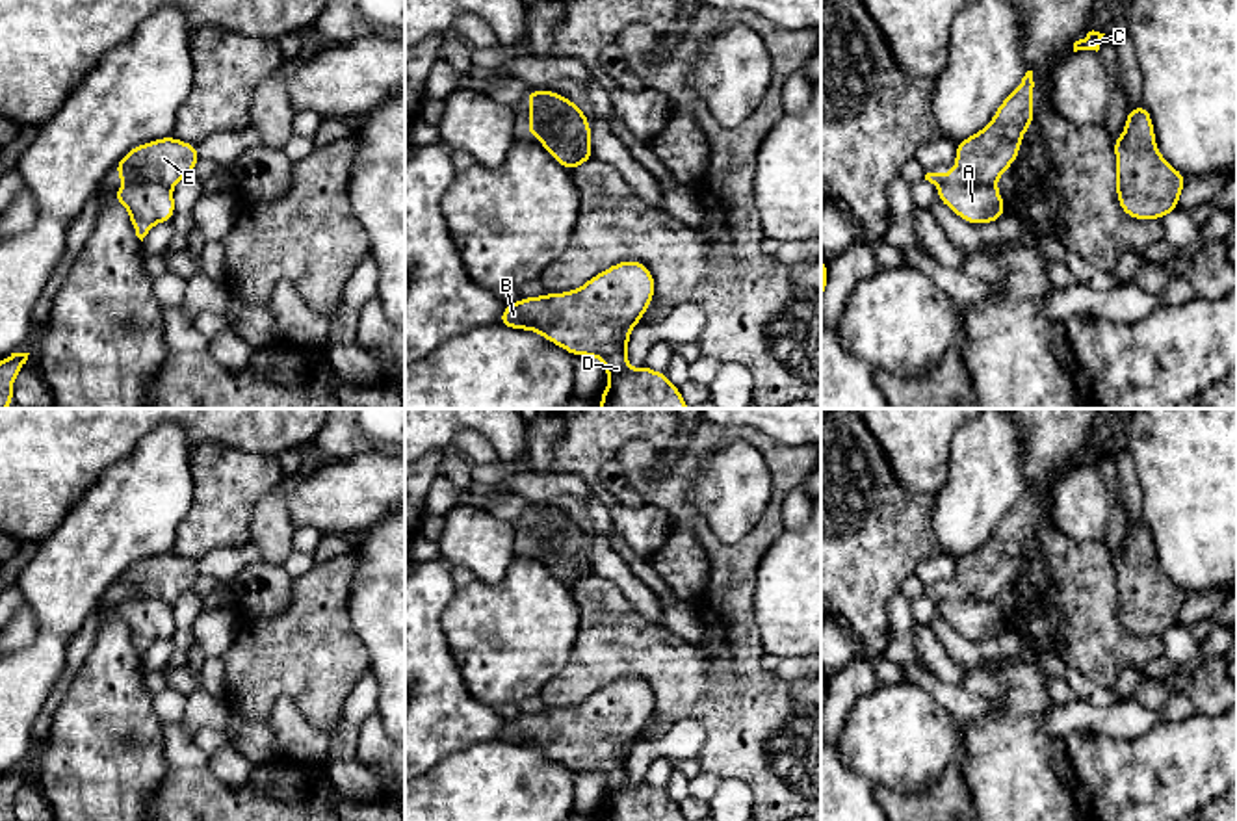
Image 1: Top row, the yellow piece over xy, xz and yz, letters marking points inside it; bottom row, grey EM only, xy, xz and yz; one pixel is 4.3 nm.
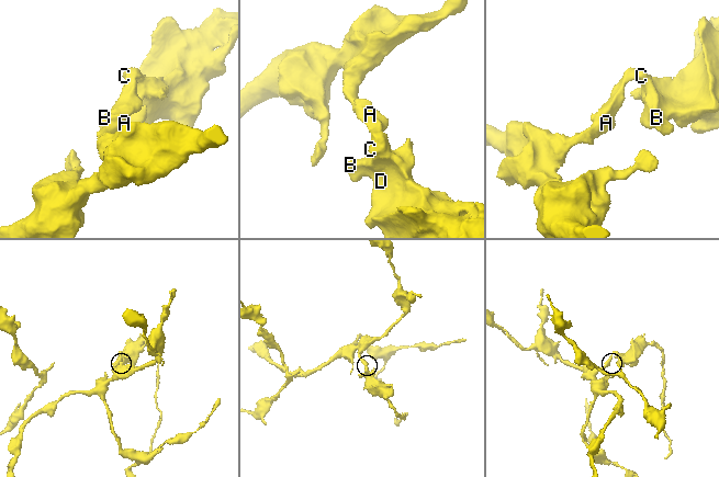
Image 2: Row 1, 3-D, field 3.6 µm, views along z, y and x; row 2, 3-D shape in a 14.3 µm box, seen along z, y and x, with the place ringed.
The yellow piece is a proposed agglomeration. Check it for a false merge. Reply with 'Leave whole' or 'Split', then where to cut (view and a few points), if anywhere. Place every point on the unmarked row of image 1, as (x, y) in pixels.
Split. Split along xz (571, 524), (578, 534), (578, 569), (565, 584)

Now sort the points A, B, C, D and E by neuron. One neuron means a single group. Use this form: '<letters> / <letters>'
A / B C D E

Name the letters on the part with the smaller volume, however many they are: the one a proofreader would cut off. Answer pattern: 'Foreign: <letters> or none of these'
Foreign: B, C, D, E

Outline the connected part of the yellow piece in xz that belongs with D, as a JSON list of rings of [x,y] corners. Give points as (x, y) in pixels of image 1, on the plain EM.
[[[622,676],[578,706],[505,721],[498,741],[535,747],[574,773],[600,775],[609,795],[600,821],[687,821],[665,788],[646,780],[628,784],[630,749],[641,739],[654,708],[656,697],[648,682]]]

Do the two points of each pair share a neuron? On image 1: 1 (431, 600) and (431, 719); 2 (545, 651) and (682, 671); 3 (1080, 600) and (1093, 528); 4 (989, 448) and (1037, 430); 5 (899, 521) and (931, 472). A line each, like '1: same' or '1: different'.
1: same
2: different
3: different
4: different
5: different

